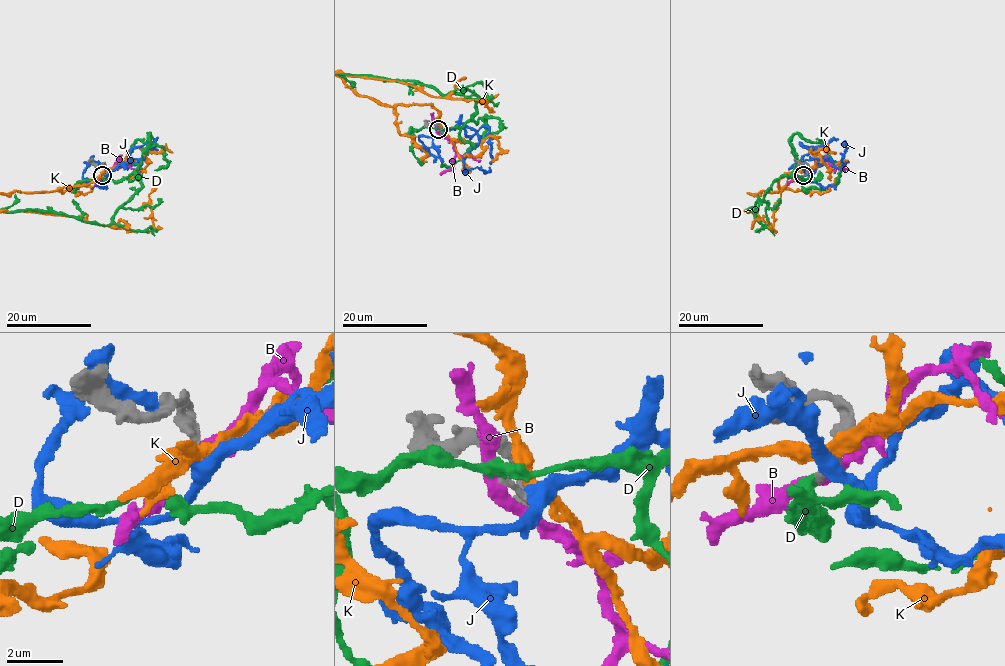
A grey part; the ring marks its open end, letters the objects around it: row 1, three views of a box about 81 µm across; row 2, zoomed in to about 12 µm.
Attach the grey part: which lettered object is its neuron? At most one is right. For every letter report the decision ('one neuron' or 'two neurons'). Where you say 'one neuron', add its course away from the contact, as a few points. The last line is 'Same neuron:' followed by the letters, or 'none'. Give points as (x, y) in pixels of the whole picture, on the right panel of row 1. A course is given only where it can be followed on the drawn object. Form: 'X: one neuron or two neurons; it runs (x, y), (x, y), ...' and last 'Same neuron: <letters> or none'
B: two neurons
D: one neuron
J: two neurons
K: two neurons
Same neuron: D

